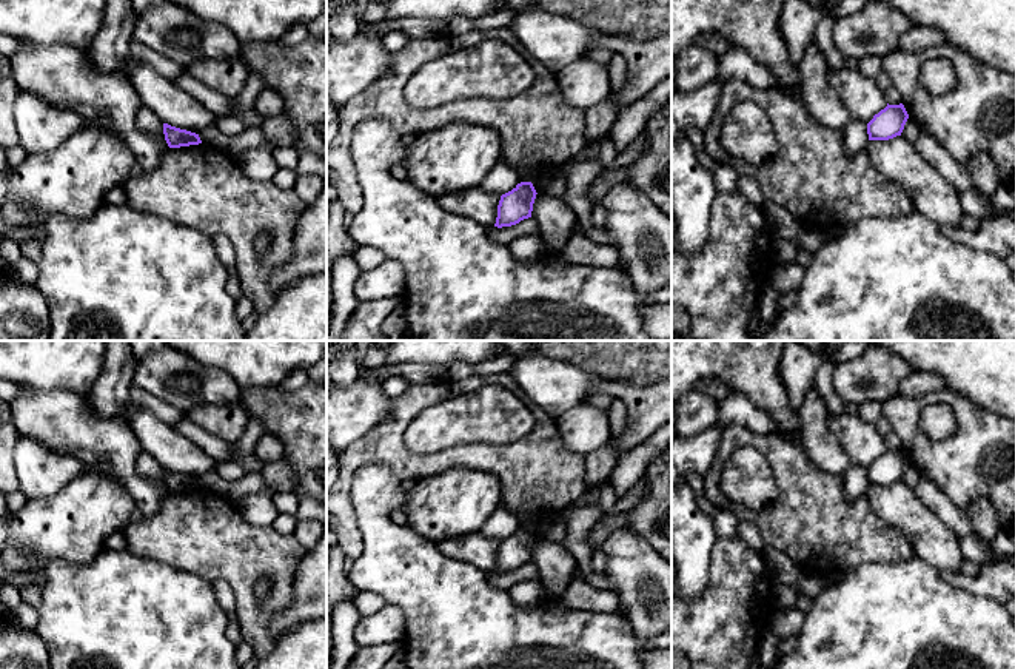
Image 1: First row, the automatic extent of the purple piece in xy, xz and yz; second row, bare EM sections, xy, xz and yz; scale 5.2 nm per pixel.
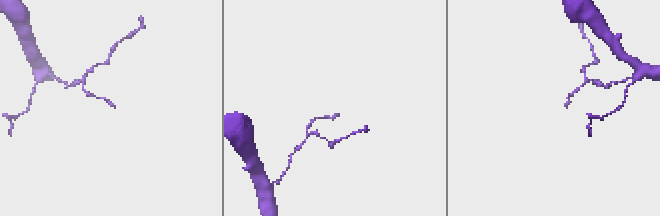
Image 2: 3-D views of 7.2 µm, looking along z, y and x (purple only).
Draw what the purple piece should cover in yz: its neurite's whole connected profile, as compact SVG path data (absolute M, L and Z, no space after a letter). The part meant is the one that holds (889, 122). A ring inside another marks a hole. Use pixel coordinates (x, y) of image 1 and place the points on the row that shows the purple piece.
M903 103L889 105L867 123L869 140L889 140L901 136L909 114Z

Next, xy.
M163 123L165 140L169 148L180 148L202 143L199 134Z

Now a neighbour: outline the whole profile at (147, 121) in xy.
M140 106L136 116L139 129L149 133L166 143L163 134L163 122L146 106Z

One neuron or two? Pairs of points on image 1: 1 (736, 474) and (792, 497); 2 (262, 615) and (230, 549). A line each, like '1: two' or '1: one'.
1: two
2: one

